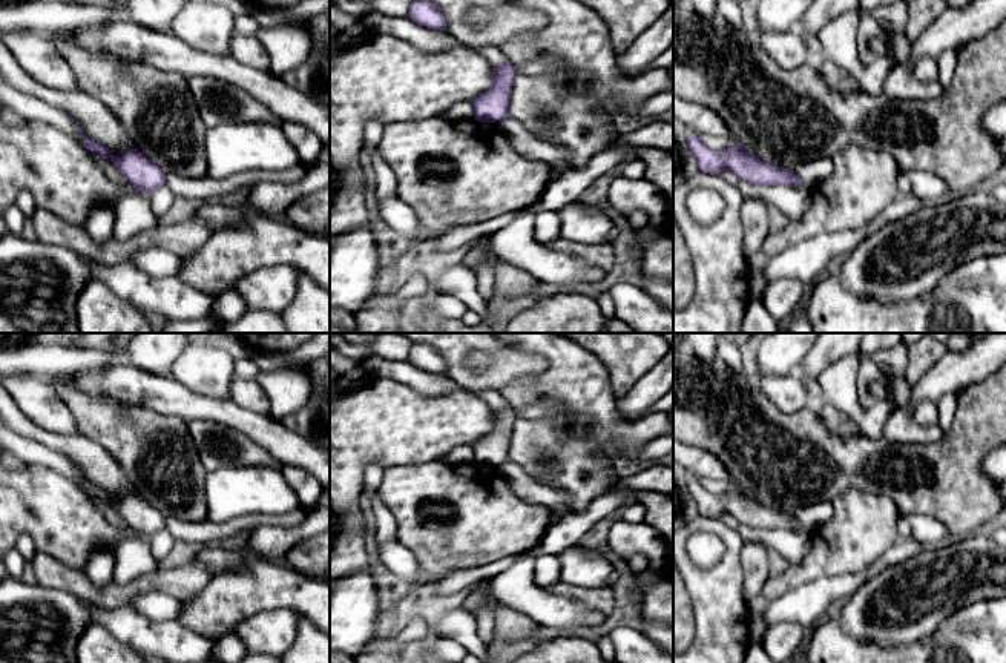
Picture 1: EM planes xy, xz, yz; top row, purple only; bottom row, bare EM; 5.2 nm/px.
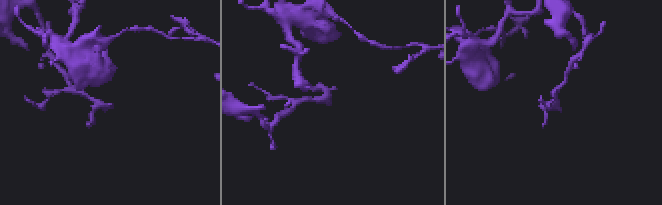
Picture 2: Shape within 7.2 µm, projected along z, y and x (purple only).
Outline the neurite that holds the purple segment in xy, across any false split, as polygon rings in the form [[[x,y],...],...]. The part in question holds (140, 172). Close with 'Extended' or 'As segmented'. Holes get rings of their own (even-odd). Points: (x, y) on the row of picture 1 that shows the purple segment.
[[[71,120],[80,129],[80,137],[87,150],[98,153],[103,158],[109,158],[115,167],[124,175],[129,184],[144,193],[152,193],[166,184],[166,173],[156,164],[143,157],[136,147],[124,152],[120,157],[113,157],[103,144],[87,135],[78,121]]]. As segmented

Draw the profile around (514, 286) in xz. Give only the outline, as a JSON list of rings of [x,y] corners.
[[[492,255],[495,270],[495,295],[501,307],[518,307],[531,301],[540,279],[524,269]]]

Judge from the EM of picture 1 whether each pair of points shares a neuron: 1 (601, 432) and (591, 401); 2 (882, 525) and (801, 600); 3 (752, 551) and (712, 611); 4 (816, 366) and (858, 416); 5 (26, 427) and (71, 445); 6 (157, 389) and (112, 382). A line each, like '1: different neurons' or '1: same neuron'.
1: same neuron
2: different neurons
3: different neurons
4: different neurons
5: same neuron
6: same neuron

